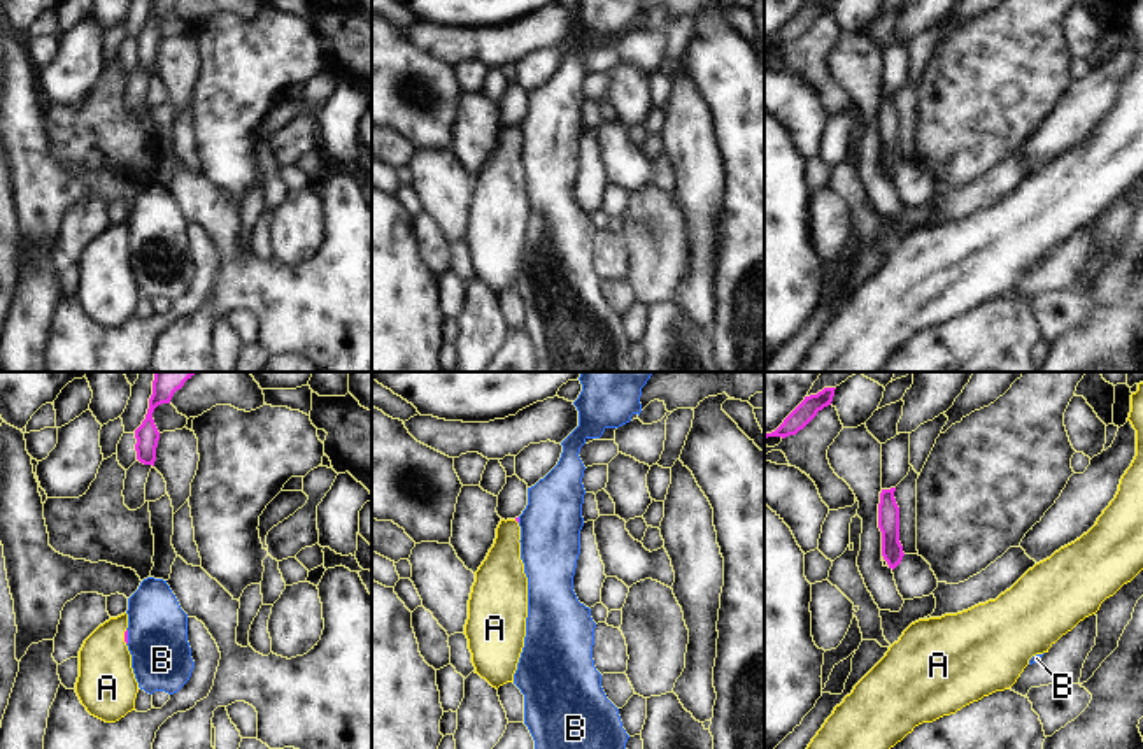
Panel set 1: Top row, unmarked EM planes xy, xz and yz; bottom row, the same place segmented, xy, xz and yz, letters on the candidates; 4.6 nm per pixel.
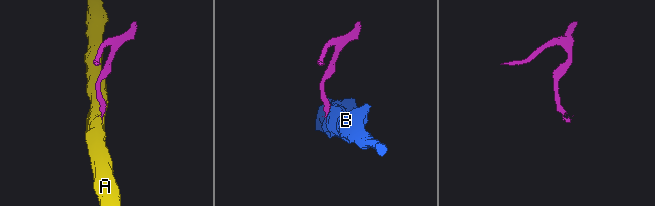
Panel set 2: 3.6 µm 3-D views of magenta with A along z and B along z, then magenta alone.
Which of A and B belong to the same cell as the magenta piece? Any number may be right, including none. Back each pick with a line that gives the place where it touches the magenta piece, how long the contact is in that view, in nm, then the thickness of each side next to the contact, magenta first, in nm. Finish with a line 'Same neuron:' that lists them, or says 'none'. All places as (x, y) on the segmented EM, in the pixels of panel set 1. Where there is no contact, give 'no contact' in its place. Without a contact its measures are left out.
A: contact xy (125, 637); length 60 nm; calibres 20 and 280 nm
Same neuron: A

